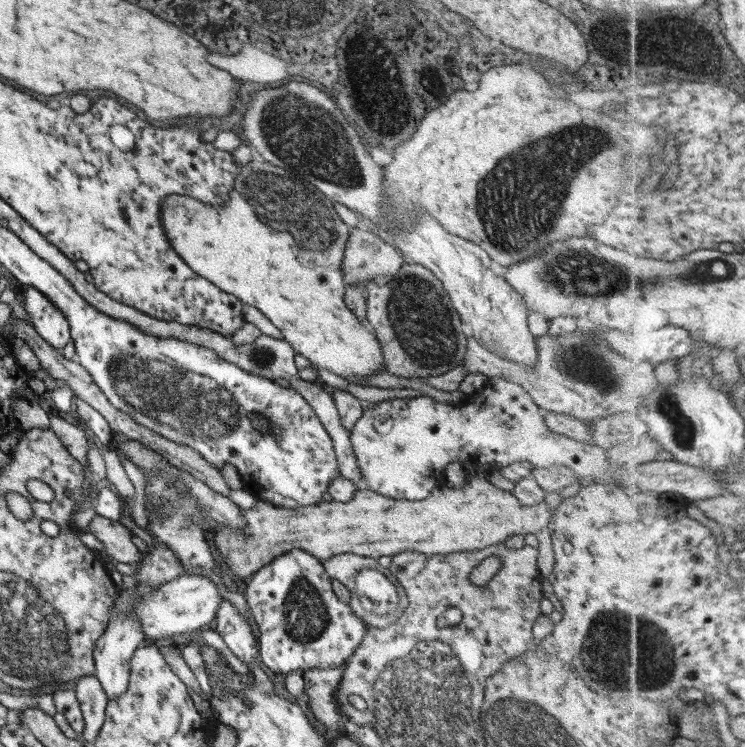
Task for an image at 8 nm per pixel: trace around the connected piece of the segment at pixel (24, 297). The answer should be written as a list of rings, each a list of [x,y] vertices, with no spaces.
[[[30,286],[20,289],[20,299],[36,332],[50,346],[61,350],[71,342],[66,317],[47,296],[44,296],[37,288]]]

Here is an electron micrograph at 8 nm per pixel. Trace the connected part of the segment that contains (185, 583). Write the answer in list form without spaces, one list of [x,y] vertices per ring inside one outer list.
[[[180,575],[161,584],[159,589],[146,594],[144,598],[134,600],[126,591],[120,591],[118,600],[110,612],[109,621],[116,617],[116,613],[132,613],[142,627],[146,640],[156,639],[158,644],[168,643],[168,637],[176,634],[192,633],[193,631],[212,628],[216,612],[224,598],[218,593],[216,585],[202,575]]]

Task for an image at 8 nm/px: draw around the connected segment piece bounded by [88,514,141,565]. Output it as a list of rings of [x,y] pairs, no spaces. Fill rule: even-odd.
[[[97,514],[89,524],[88,532],[94,534],[104,544],[104,550],[116,562],[130,563],[141,560],[140,549],[132,542],[133,533],[122,523],[112,521]]]

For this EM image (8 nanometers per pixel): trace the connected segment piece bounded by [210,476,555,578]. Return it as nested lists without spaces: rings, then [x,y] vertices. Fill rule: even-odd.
[[[484,476],[470,478],[460,488],[437,484],[425,499],[416,501],[393,499],[368,488],[358,488],[352,500],[348,502],[322,500],[310,506],[282,508],[258,500],[253,508],[242,509],[241,515],[247,524],[243,529],[214,524],[210,526],[210,531],[214,535],[214,548],[220,554],[222,562],[231,568],[234,574],[244,578],[250,578],[257,570],[270,564],[284,552],[290,552],[292,548],[301,548],[320,561],[346,552],[378,559],[380,556],[393,556],[404,551],[432,555],[476,550],[503,543],[508,536],[515,534],[535,534],[537,536],[540,552],[538,570],[542,578],[553,572],[555,565],[553,540],[551,539],[553,515],[550,513],[548,504],[543,500],[538,504],[526,506],[510,491],[498,489]]]

